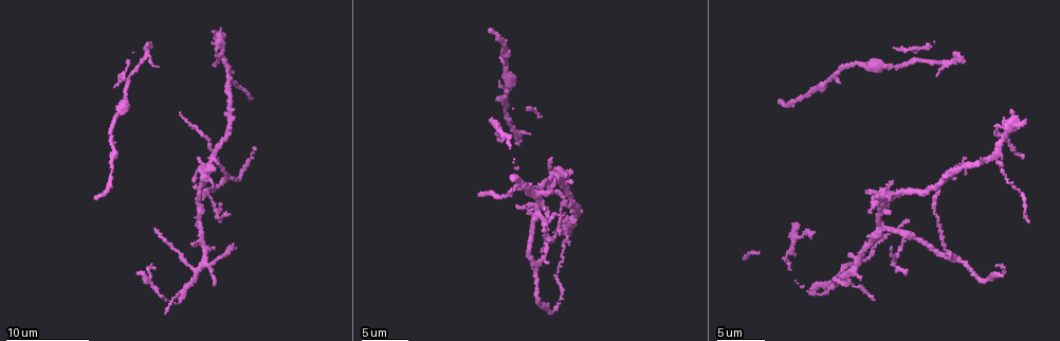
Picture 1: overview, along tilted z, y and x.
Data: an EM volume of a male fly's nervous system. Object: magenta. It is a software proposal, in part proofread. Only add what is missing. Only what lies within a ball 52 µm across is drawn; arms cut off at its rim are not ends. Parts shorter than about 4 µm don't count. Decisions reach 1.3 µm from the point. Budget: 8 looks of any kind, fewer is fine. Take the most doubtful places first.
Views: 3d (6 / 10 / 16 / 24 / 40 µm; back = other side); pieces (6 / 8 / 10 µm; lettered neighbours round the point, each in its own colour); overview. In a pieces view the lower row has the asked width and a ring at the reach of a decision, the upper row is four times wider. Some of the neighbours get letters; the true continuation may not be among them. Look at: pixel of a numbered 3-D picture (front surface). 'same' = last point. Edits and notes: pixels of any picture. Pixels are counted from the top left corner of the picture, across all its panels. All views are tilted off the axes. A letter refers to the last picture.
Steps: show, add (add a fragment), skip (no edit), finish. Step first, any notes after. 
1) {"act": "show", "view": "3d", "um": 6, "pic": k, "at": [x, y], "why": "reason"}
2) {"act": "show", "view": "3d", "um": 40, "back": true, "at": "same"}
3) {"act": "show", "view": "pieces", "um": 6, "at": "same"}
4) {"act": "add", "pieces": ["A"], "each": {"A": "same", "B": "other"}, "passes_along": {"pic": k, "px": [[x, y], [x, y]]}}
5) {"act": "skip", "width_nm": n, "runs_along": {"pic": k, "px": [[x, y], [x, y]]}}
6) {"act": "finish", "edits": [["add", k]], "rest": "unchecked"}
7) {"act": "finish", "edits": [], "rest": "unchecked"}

{"act": "show", "view": "3d", "um": 6, "pic": 1, "at": [905, 271], "why": "free end"}

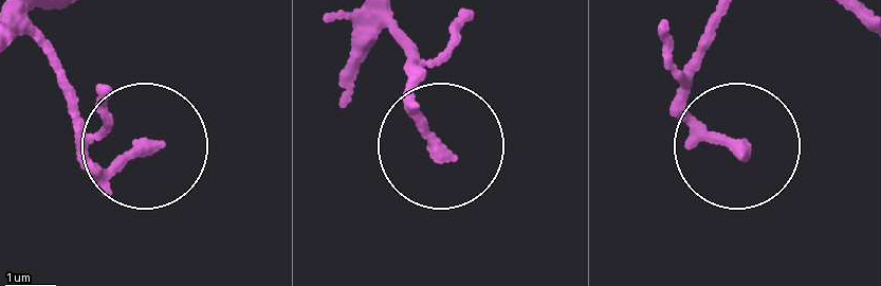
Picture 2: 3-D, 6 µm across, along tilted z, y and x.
{"act": "show", "view": "pieces", "um": 10, "pic": 2, "at": [447, 156]}

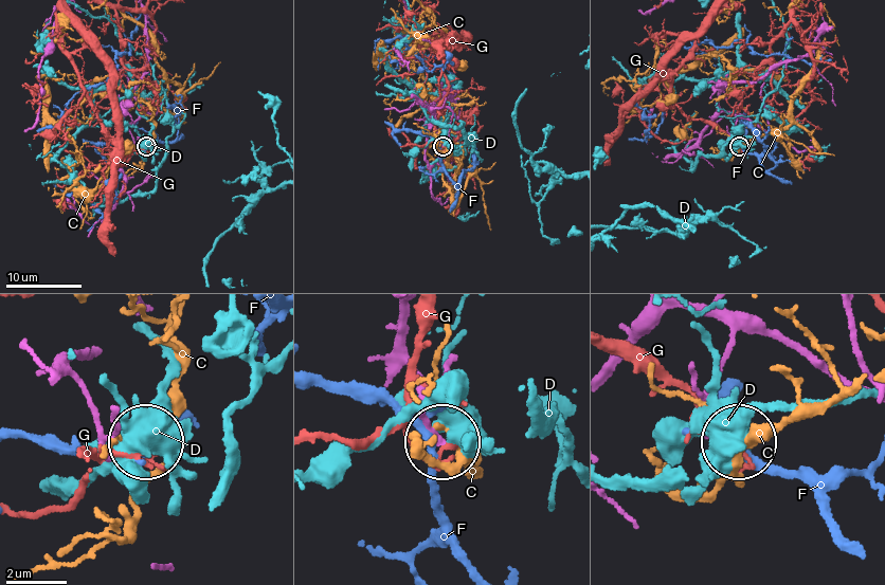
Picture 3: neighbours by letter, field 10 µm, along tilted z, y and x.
{"act": "skip", "each": {"C": "other", "D": "other", "F": "other", "G": "other"}, "found": "no lettered fragment goes on from it"}

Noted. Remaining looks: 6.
{"act": "show", "view": "pieces", "um": 6, "pic": 1, "at": [235, 246], "why": "branch stops here"}

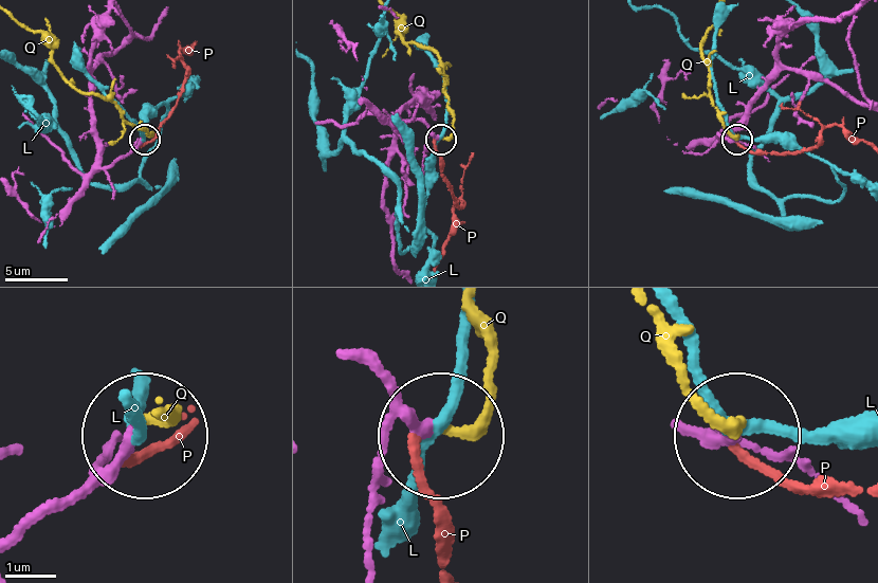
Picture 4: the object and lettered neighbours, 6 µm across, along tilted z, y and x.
{"act": "add", "pieces": ["Q"], "each": {"L": "other", "P": "other", "Q": "same"}, "passes_along": {"pic": 4, "px": [[368, 372], [414, 417], [462, 421], [495, 384], [480, 313]]}, "found": "the neuron continues"}

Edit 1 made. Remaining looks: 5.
{"act": "show", "view": "3d", "um": 10, "pic": 1, "at": [213, 187], "why": "free end"}

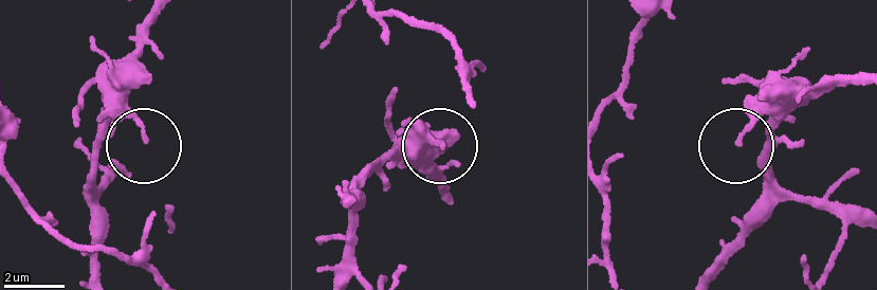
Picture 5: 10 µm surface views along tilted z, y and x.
{"act": "show", "view": "pieces", "um": 10, "pic": 5, "at": [742, 143], "why": "what lies round it"}

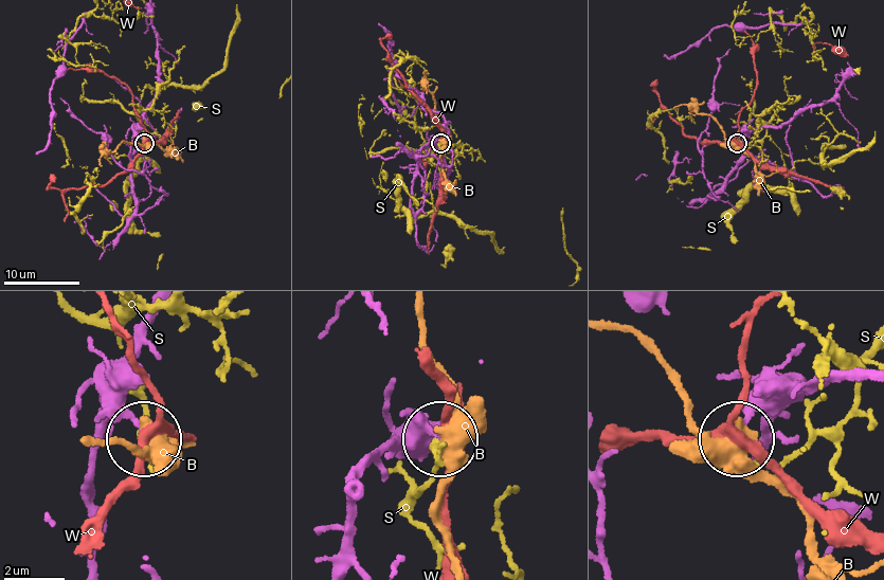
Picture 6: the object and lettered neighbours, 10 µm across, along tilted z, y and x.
{"act": "skip", "each": {"B": "other", "S": "other", "W": "other"}, "found": "no lettered fragment goes on from it"}

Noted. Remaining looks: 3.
{"act": "show", "view": "3d", "um": 6, "pic": 1, "at": [195, 189]}

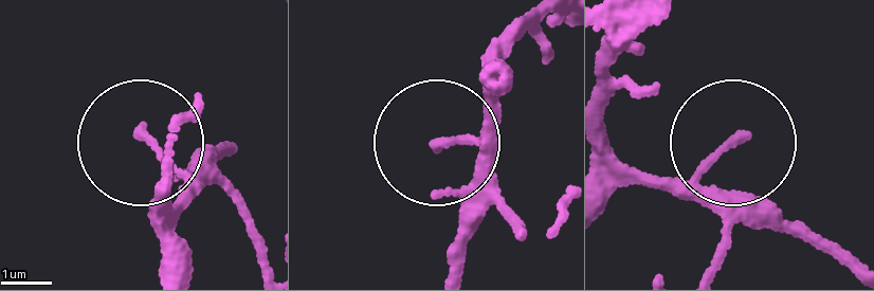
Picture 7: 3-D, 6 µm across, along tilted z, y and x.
{"act": "show", "view": "pieces", "um": 8, "pic": 7, "at": [143, 133]}

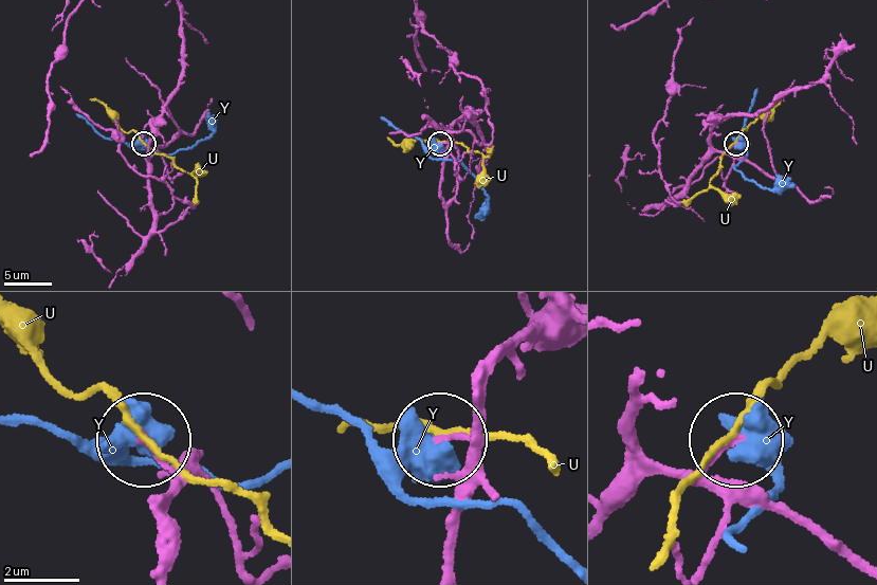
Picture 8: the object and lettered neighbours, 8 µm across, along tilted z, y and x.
{"act": "skip", "each": {"U": "other", "Y": "other"}, "found": "none of them fits"}

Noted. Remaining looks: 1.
{"act": "finish", "edits": [["add", 4]], "rest": "unchecked"}

